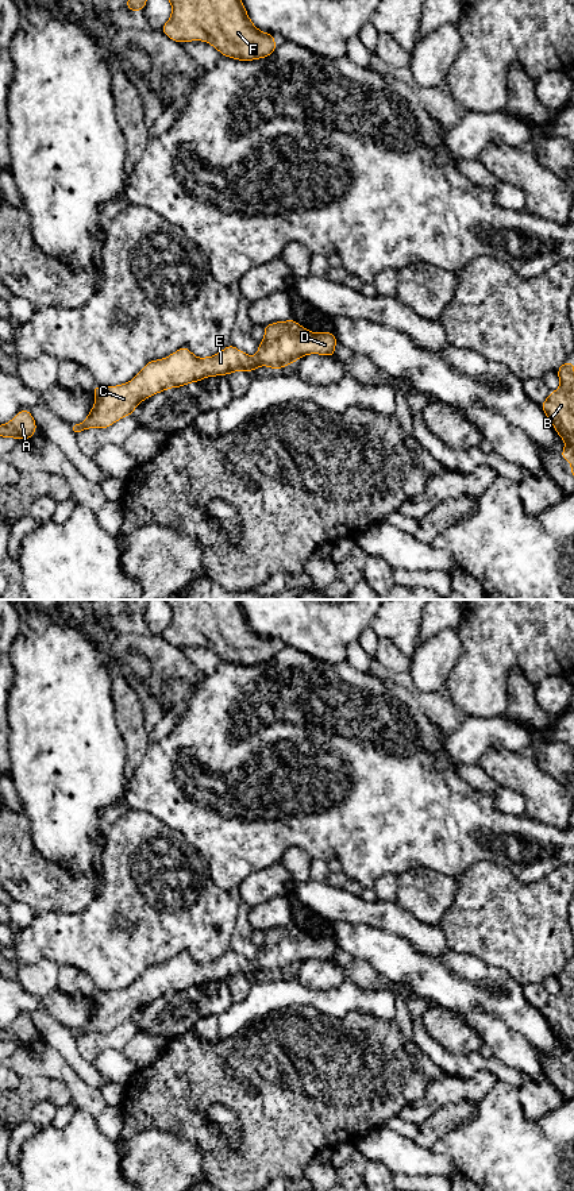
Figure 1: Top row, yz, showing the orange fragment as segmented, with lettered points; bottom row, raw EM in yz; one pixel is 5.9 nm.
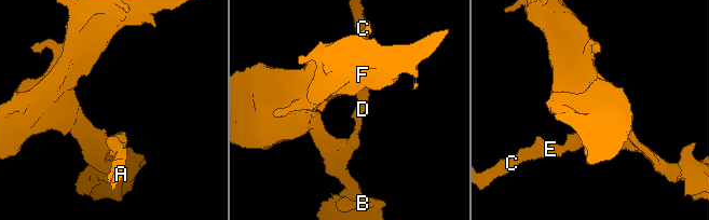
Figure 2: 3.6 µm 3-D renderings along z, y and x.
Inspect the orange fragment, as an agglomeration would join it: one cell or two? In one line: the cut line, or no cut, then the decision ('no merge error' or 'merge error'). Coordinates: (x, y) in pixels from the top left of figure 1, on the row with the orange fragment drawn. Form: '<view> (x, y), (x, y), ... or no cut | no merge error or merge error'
no cut | no merge error

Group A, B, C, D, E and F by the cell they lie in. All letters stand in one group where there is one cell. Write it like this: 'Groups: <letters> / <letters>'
Groups: A B C D E F

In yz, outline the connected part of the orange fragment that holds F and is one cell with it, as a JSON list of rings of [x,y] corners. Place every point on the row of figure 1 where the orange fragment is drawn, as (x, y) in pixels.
[[[169,0],[172,16],[162,27],[170,39],[205,41],[224,57],[253,61],[277,49],[274,36],[259,31],[240,0]]]

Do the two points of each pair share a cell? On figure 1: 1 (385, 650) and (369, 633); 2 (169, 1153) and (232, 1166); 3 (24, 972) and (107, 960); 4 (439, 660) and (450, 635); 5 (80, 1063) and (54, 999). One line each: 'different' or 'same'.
1: different
2: different
3: different
4: same
5: different

